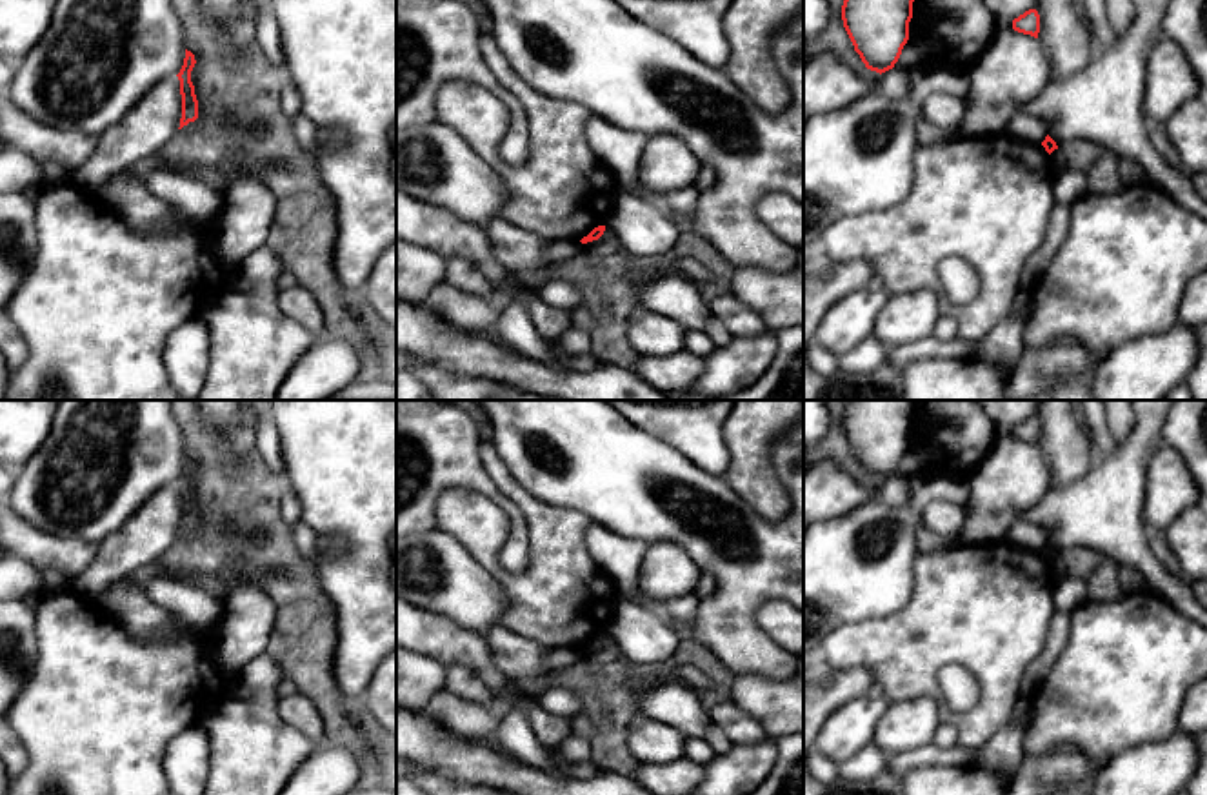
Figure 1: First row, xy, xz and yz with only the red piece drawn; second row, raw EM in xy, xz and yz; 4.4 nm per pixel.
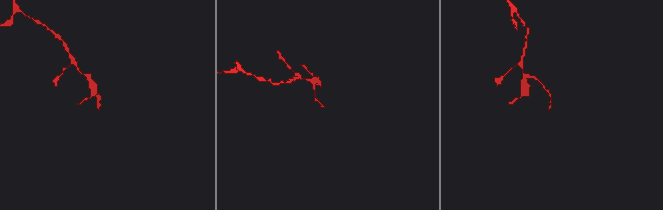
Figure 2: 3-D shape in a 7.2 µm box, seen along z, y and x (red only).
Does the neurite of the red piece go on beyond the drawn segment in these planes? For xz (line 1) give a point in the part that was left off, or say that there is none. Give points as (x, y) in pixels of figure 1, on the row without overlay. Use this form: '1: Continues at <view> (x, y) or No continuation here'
1: No continuation here

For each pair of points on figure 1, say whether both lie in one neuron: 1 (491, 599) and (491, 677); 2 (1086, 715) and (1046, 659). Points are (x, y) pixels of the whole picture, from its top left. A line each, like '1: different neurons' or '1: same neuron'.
1: different neurons
2: different neurons

